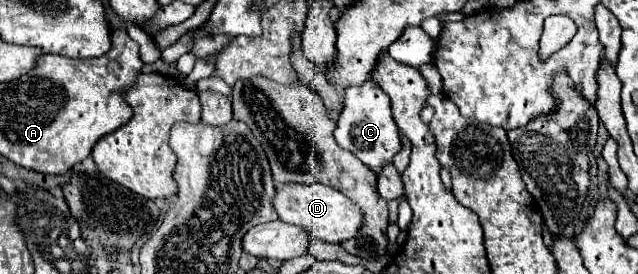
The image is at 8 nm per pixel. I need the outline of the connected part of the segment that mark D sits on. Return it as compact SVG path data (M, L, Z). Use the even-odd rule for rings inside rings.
M284 183L276 189L276 197L272 201L280 221L302 227L310 237L318 237L326 243L342 243L354 237L362 225L362 211L358 205L352 205L348 197L340 191L320 185L320 183Z

